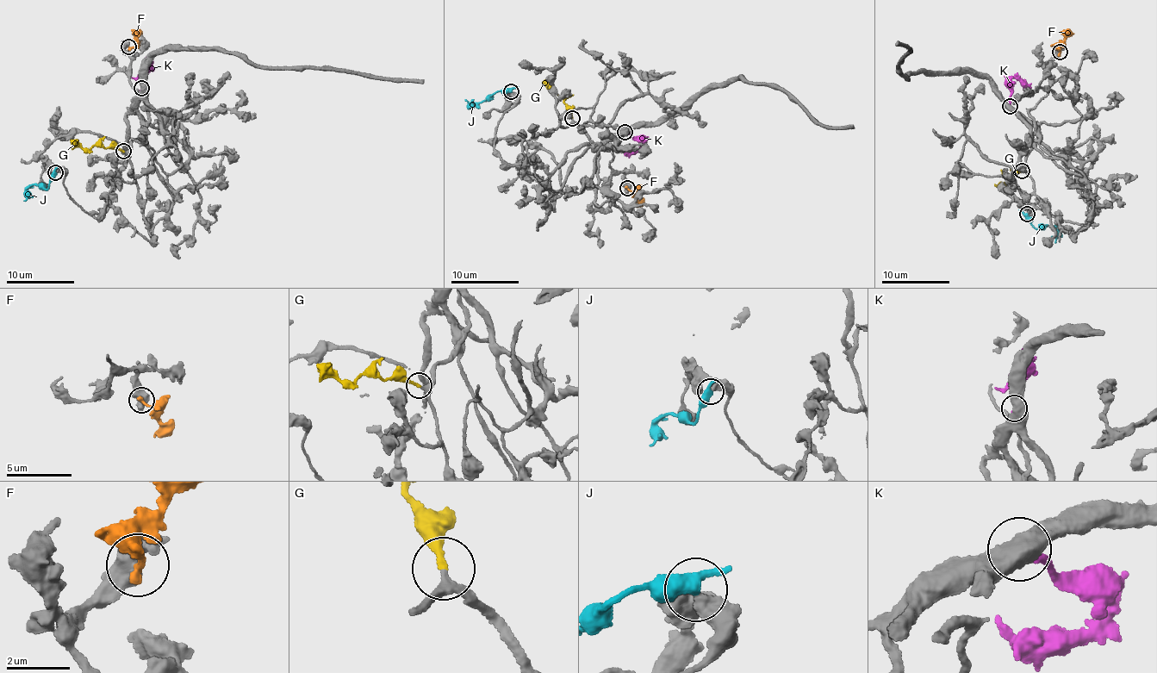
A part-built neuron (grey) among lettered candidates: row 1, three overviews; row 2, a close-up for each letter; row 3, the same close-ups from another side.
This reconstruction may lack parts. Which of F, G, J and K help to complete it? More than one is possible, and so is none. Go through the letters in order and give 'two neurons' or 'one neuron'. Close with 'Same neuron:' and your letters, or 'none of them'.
F: two neurons
G: one neuron
J: two neurons
K: two neurons
Same neuron: G

